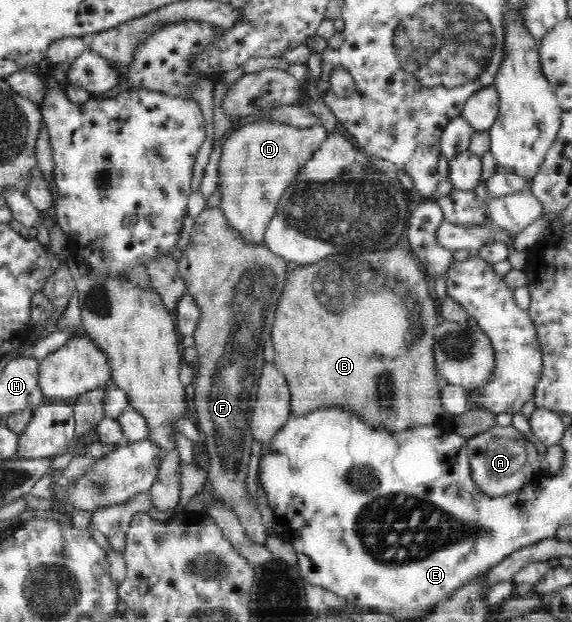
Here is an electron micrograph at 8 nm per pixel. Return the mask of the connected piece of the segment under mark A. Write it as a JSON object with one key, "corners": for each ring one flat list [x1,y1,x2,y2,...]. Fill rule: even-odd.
{"corners":[[497,420,484,433,468,438,467,446,470,466,473,468,473,480,477,482,482,493,485,492,493,498,521,490,525,483,534,481,540,470,541,454,512,424,502,427]]}

